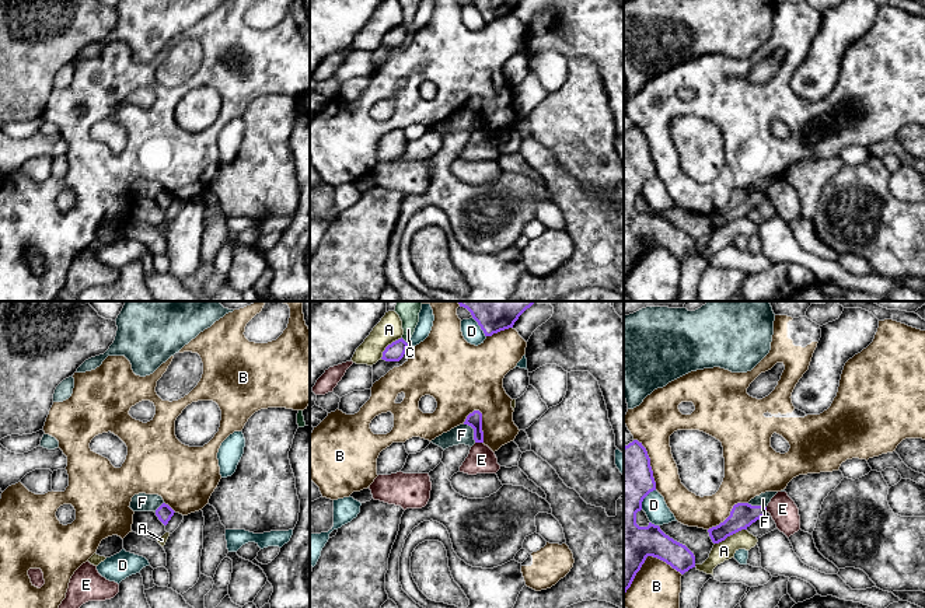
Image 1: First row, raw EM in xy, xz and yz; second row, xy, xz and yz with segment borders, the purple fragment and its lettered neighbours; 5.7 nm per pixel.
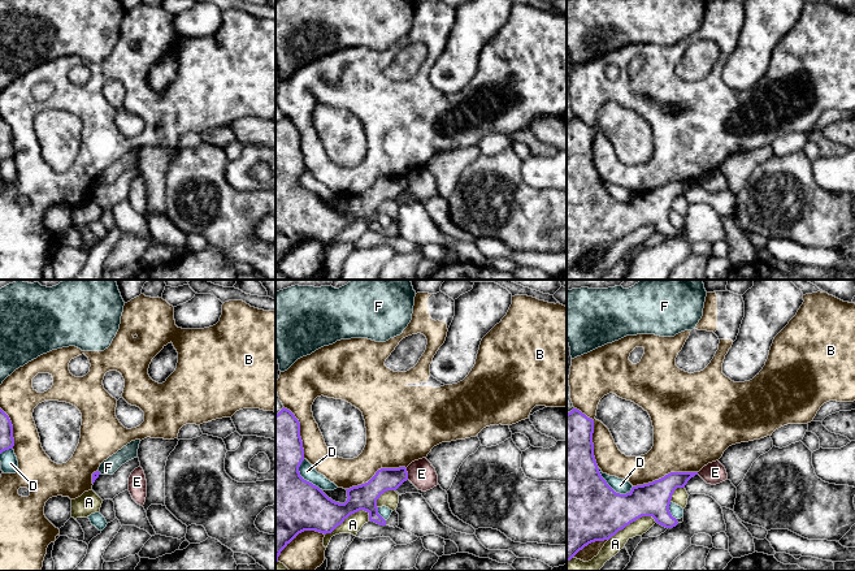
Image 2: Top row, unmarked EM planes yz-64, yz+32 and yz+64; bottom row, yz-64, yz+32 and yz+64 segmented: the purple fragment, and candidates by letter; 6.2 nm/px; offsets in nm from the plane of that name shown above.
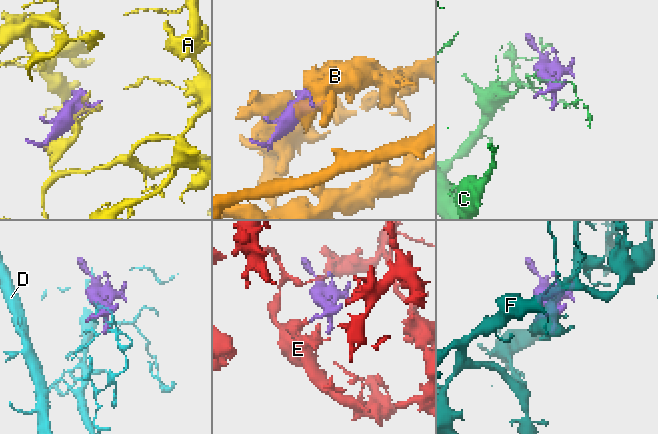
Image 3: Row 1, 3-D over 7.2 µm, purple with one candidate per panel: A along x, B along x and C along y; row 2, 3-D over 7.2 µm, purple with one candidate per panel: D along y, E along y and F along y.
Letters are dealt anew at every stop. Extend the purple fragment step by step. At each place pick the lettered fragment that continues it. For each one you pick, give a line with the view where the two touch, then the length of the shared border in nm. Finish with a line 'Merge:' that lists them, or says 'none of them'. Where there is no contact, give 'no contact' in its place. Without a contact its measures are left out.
Merge: none of them

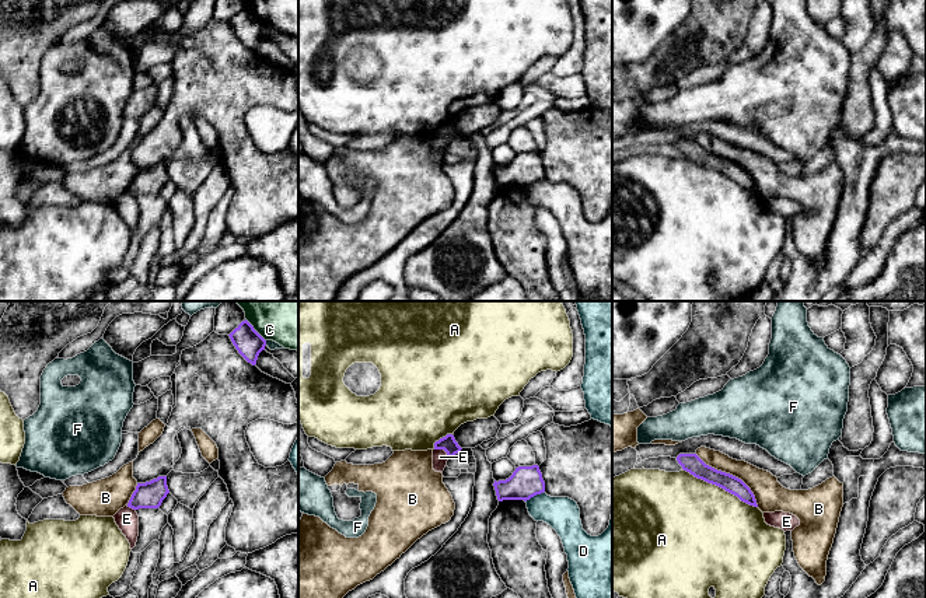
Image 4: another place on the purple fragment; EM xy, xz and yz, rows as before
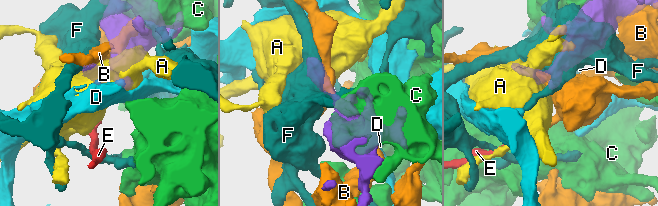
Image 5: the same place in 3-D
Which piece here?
Merge: none of them

